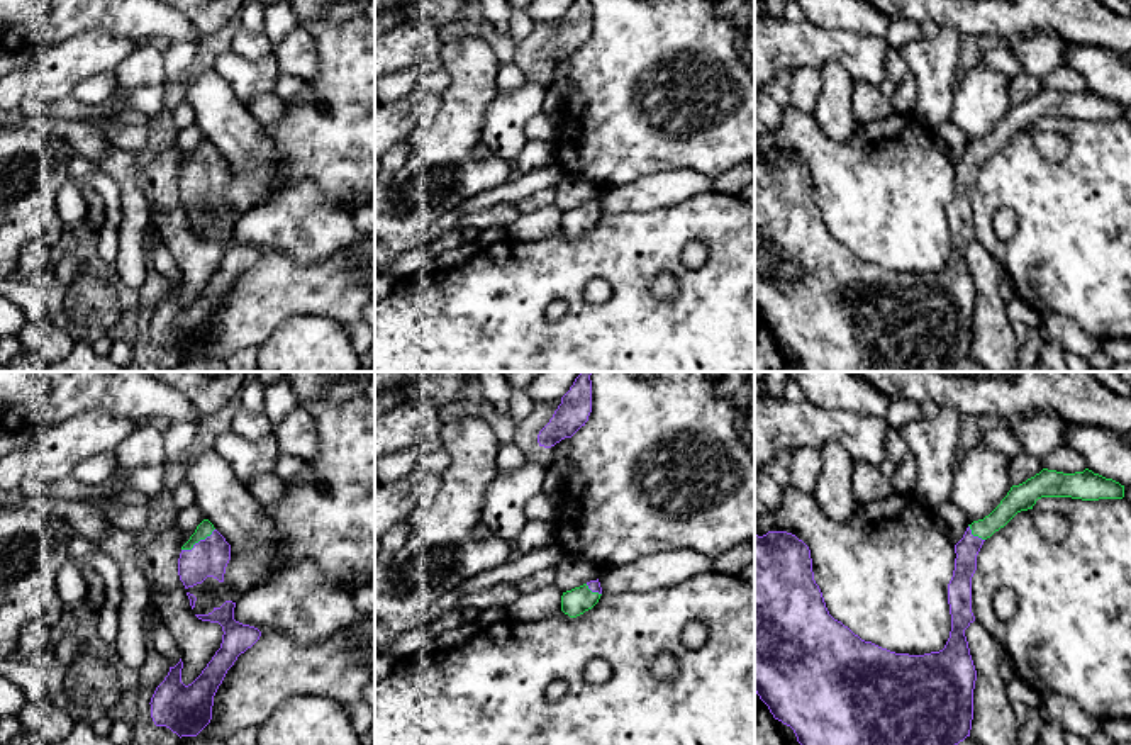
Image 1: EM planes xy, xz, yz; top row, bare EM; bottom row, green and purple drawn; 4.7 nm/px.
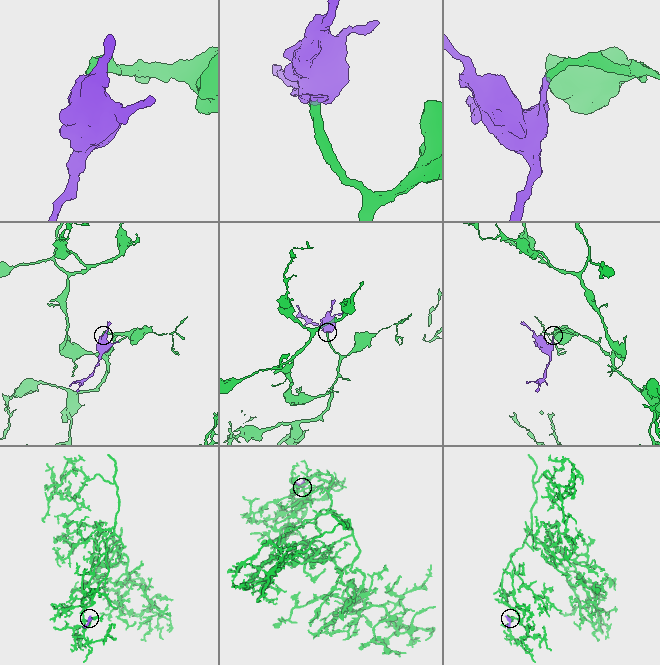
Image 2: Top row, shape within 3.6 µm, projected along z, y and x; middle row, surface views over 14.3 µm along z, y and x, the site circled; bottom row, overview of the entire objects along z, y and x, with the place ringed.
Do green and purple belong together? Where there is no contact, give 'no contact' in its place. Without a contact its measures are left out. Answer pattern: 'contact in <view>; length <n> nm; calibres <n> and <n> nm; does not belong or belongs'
contact in xy; length 190 nm; calibres 70 and 180 nm; belongs

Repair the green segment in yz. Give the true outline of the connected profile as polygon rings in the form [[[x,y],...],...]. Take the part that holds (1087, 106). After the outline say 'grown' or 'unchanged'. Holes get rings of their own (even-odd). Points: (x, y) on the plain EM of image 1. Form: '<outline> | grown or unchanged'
[[[1043,88],[1026,102],[1012,105],[1000,124],[983,139],[968,144],[963,158],[955,165],[955,190],[948,204],[950,258],[943,270],[924,275],[895,273],[861,260],[829,234],[814,200],[811,170],[802,160],[787,151],[755,154],[755,312],[773,338],[794,350],[805,372],[951,372],[970,356],[977,290],[965,249],[975,241],[972,197],[977,190],[977,175],[987,158],[1017,132],[1033,129],[1041,117],[1123,119],[1124,105],[1089,88],[1075,93]]] | grown

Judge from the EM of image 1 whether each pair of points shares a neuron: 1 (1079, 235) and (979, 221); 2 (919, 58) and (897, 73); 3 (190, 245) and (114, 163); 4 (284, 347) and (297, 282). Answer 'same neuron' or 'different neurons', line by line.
1: same neuron
2: different neurons
3: different neurons
4: different neurons

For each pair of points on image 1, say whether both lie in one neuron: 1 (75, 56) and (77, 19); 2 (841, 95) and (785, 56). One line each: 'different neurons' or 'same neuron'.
1: different neurons
2: different neurons

